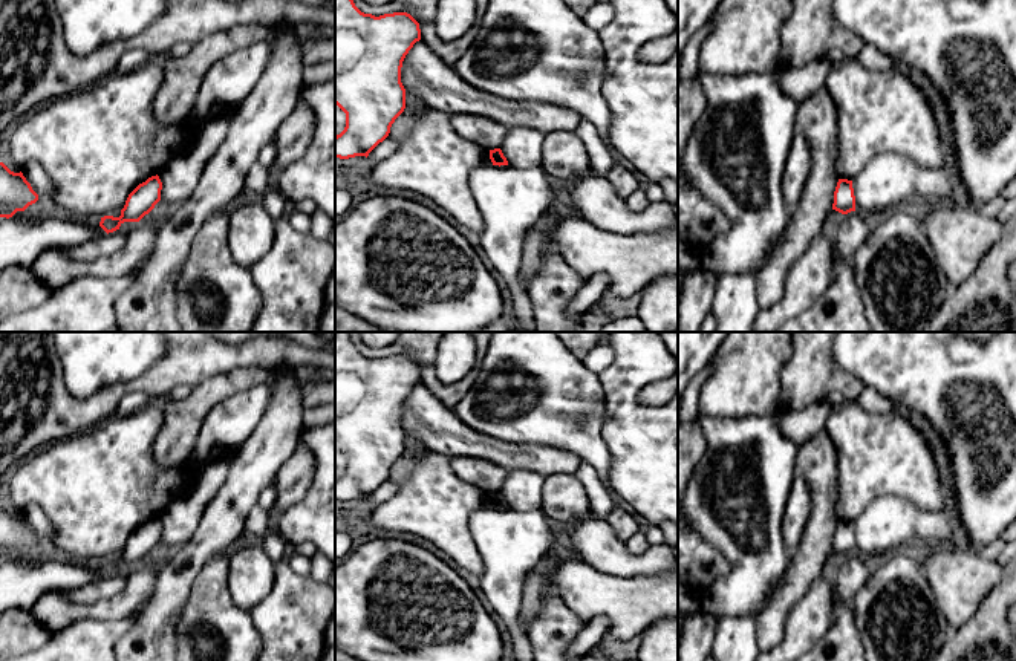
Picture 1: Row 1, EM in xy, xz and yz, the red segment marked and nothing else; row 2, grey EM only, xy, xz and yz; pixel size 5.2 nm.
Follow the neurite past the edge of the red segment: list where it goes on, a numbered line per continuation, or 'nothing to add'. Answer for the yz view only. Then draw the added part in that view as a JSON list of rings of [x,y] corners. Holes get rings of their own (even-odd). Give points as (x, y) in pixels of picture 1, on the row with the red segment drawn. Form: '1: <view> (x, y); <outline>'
nothing to add

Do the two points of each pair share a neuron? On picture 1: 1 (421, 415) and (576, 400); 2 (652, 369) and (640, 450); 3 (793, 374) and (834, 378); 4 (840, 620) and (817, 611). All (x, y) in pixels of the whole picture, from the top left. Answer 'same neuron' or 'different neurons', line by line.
1: different neurons
2: same neuron
3: same neuron
4: different neurons

